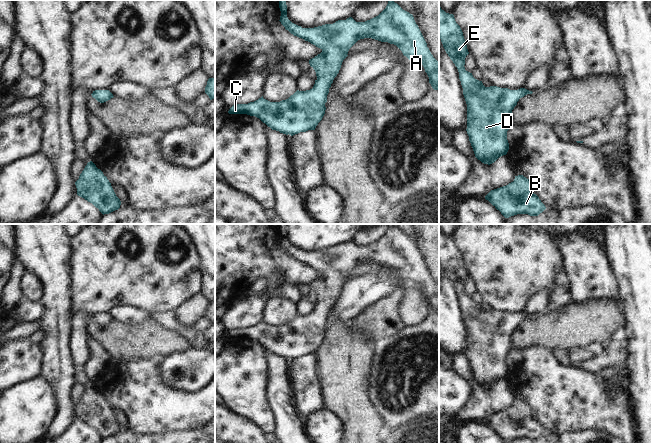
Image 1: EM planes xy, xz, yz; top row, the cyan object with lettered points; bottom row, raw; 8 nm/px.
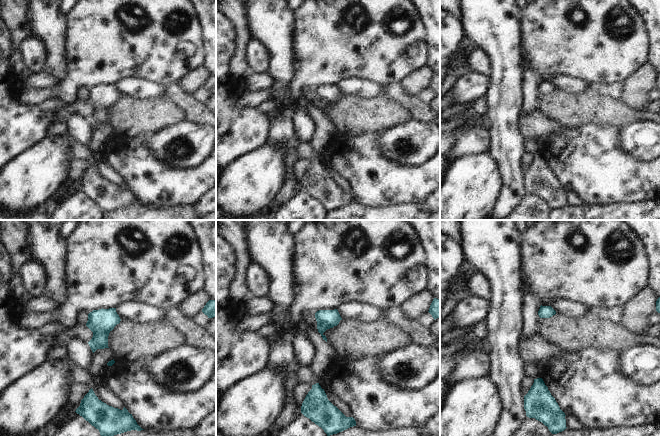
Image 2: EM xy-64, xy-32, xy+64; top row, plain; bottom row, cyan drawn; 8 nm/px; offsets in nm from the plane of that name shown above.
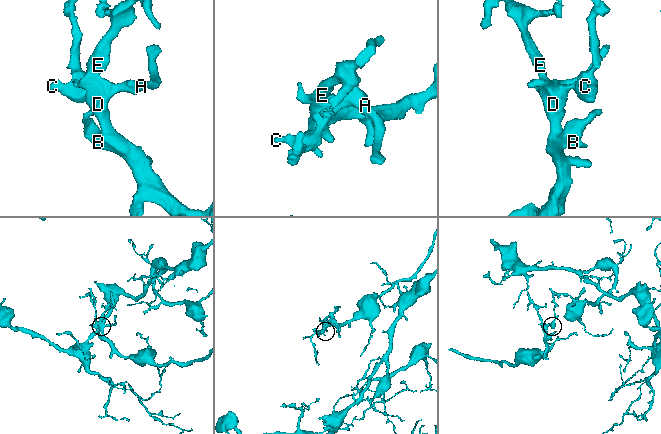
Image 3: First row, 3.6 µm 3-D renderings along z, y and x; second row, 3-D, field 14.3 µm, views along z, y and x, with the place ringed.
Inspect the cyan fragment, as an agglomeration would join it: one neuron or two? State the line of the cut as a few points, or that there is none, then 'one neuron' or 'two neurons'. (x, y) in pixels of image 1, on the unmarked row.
no cut; one neuron

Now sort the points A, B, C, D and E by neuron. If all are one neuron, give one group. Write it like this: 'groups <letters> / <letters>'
groups A B C D E

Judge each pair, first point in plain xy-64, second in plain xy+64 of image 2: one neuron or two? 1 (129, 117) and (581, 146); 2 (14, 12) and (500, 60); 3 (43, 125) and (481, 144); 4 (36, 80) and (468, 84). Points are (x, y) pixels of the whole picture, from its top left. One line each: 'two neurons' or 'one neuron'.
1: two neurons
2: two neurons
3: one neuron
4: one neuron

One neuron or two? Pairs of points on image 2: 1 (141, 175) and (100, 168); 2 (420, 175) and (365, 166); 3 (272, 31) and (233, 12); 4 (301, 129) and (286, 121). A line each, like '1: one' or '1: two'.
1: two
2: one
3: two
4: two

